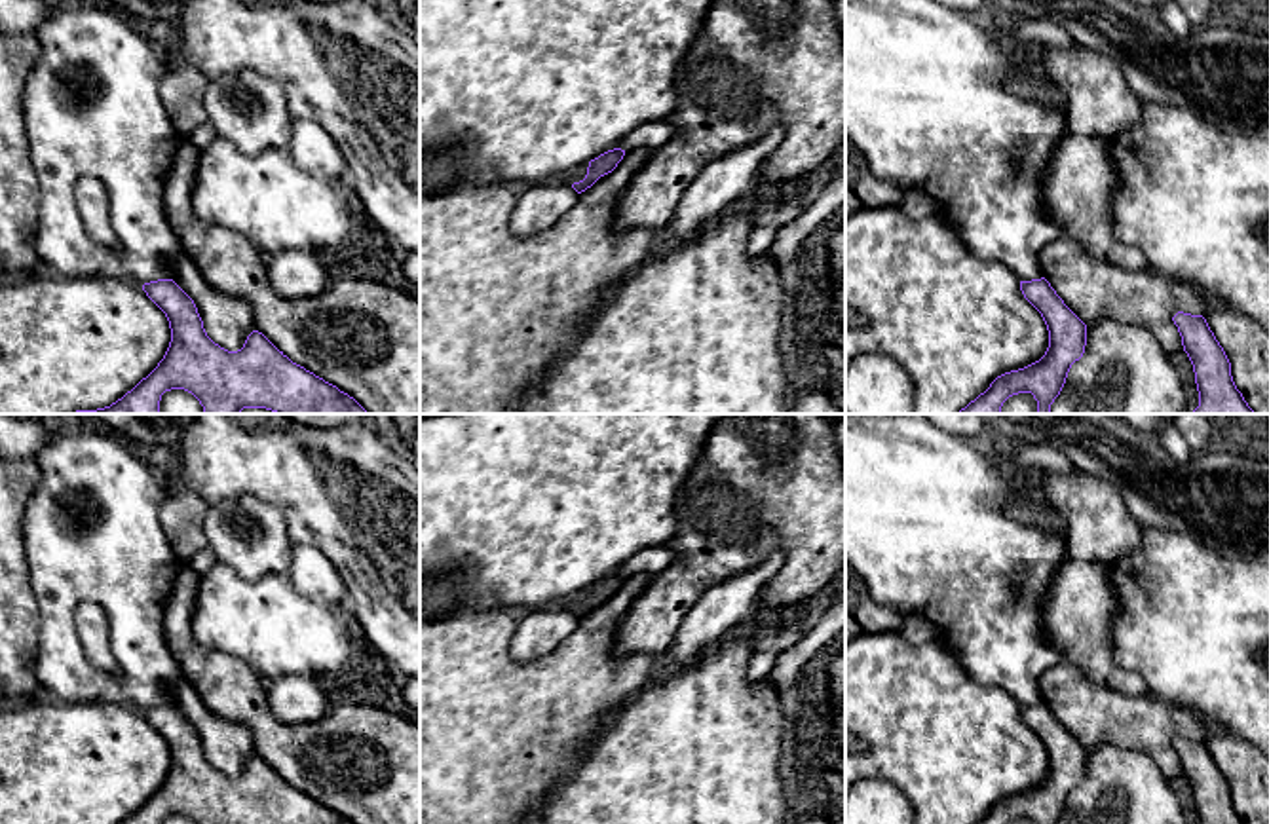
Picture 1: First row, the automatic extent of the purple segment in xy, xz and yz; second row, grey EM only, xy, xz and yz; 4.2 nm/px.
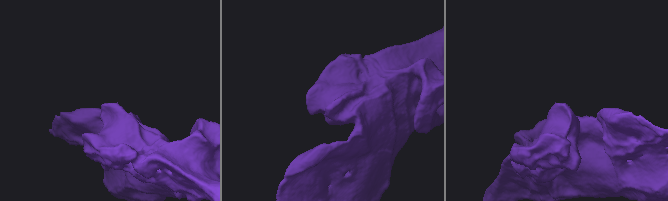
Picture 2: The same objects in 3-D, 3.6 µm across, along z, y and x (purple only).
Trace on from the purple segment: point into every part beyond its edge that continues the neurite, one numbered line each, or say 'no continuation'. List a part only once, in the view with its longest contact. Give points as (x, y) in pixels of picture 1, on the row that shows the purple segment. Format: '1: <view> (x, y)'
no continuation

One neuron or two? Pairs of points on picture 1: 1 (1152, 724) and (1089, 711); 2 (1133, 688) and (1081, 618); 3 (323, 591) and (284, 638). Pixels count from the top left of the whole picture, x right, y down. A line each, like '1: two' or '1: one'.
1: one
2: one
3: two

